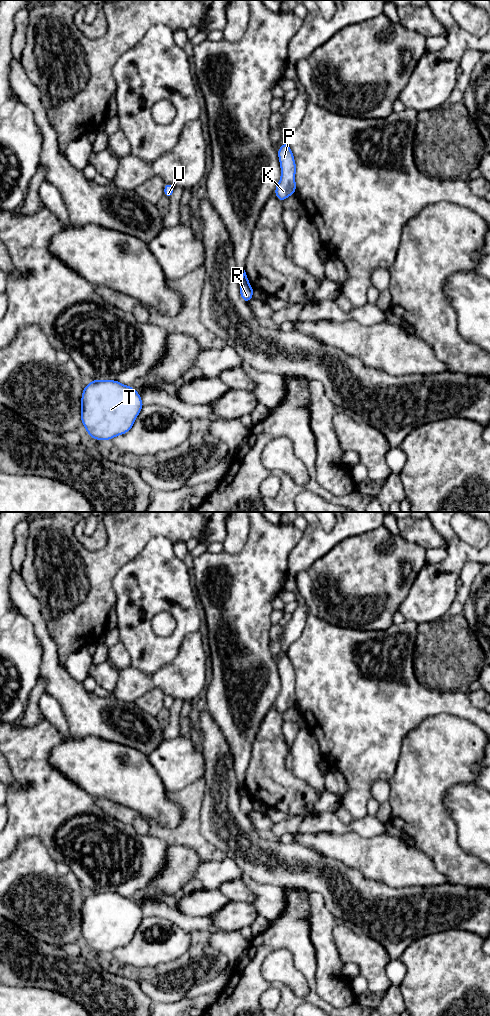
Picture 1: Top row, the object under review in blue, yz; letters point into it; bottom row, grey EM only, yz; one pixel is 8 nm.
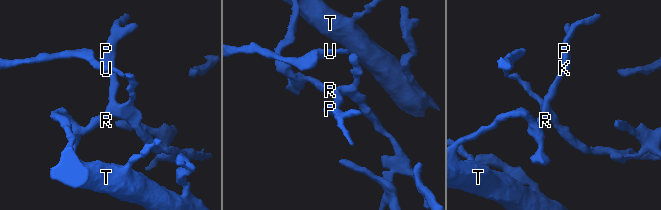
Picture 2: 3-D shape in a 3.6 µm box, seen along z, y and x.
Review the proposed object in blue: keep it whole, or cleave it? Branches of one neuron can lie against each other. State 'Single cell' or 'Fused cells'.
Fused cells

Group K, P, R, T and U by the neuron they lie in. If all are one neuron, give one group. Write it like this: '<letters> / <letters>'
K P / R T U

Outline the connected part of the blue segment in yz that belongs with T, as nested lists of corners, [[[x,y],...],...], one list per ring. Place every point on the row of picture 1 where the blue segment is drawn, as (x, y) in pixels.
[[[91,380],[81,397],[81,422],[91,438],[111,440],[133,427],[143,406],[132,386],[116,380]]]

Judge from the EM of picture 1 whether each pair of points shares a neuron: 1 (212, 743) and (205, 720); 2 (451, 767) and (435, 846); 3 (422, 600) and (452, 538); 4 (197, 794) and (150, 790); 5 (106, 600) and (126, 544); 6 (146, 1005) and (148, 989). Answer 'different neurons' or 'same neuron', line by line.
1: same neuron
2: same neuron
3: same neuron
4: different neurons
5: same neuron
6: different neurons

